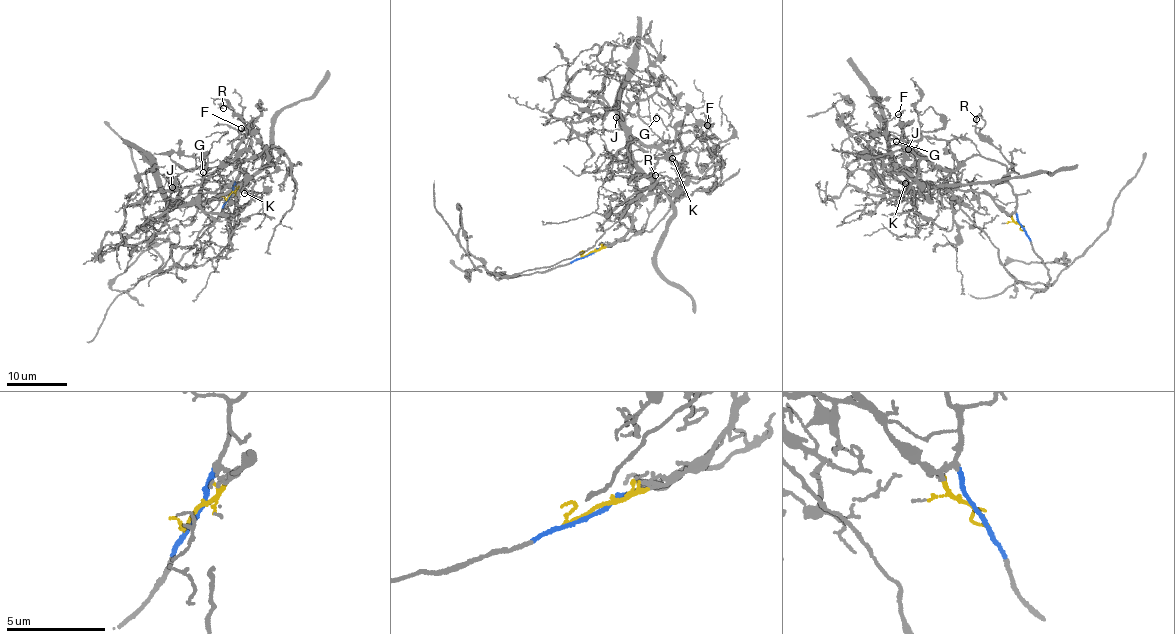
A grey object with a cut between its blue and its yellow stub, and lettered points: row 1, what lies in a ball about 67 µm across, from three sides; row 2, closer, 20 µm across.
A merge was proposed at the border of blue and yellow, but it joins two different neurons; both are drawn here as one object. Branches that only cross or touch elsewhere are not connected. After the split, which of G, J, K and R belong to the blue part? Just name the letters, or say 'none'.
R

